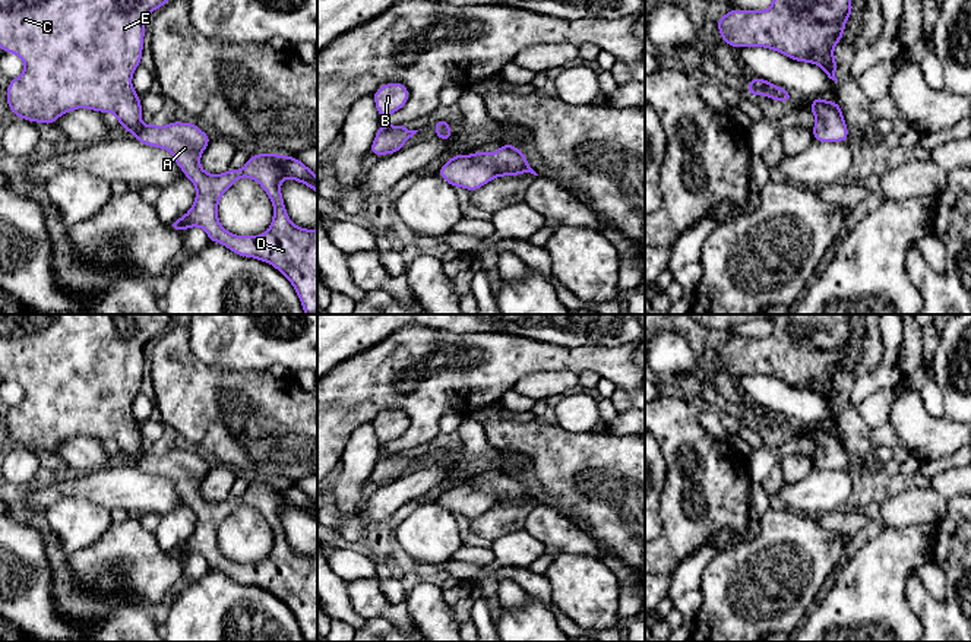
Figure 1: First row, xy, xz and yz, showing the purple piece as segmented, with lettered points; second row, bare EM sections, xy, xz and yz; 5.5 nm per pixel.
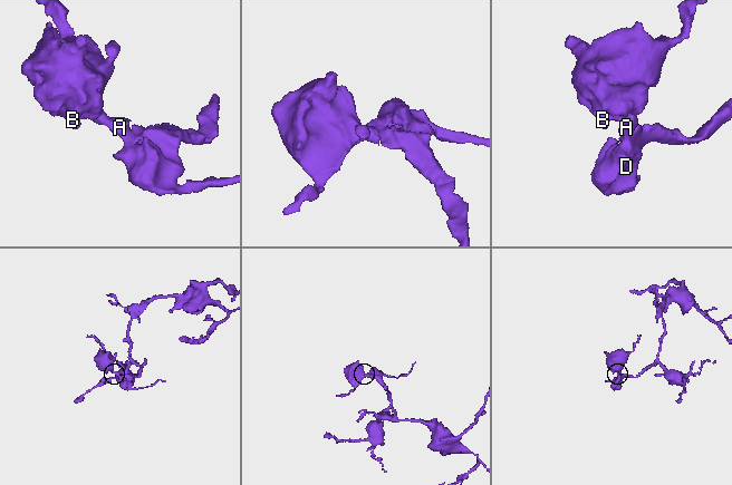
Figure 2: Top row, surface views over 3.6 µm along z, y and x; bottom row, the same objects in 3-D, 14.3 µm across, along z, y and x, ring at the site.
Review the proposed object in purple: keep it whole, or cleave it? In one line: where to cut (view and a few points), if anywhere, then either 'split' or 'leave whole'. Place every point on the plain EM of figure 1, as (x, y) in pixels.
no cut | leave whole

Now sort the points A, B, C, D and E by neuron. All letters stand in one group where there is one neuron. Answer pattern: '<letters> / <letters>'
A B C D E

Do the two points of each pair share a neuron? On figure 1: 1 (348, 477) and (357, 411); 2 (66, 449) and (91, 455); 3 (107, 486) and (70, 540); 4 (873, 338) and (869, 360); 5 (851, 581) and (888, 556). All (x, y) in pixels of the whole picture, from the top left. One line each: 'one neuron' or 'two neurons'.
1: two neurons
2: one neuron
3: two neurons
4: one neuron
5: one neuron

